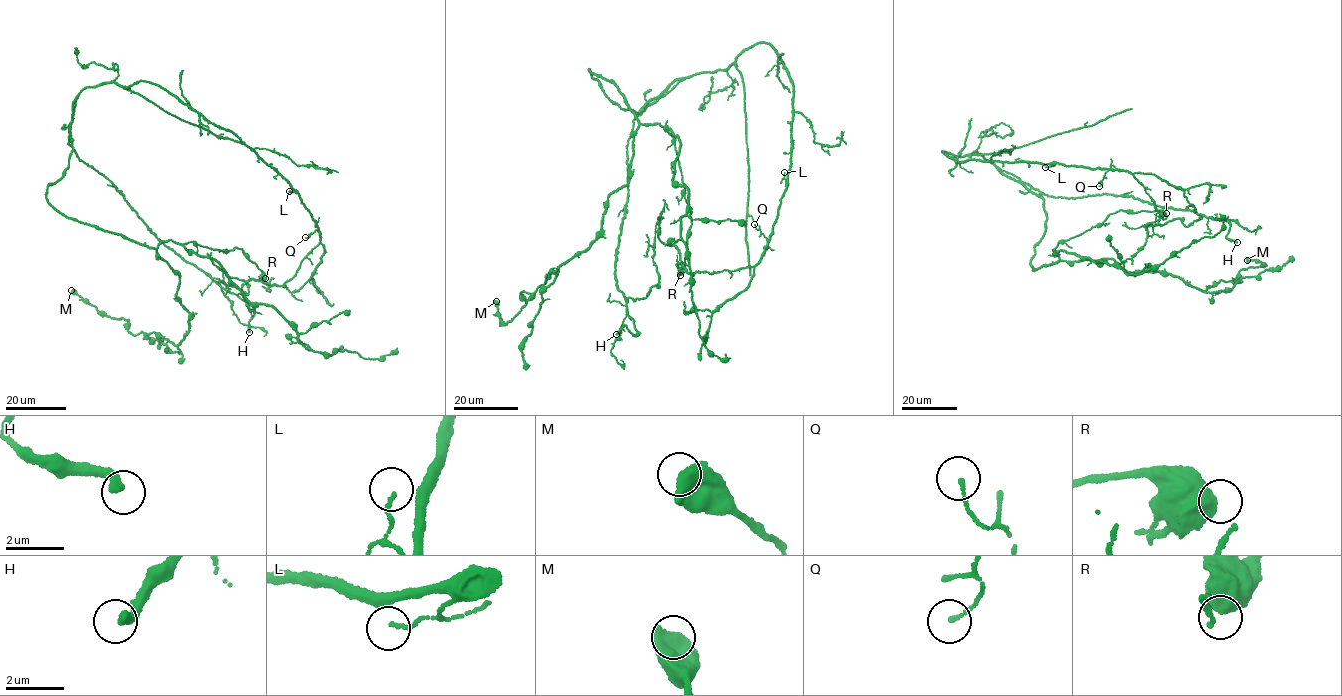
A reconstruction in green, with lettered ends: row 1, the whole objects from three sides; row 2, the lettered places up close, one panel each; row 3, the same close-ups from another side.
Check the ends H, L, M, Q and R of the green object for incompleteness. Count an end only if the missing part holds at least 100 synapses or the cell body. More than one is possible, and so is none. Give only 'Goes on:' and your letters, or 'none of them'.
Goes on: none of them

